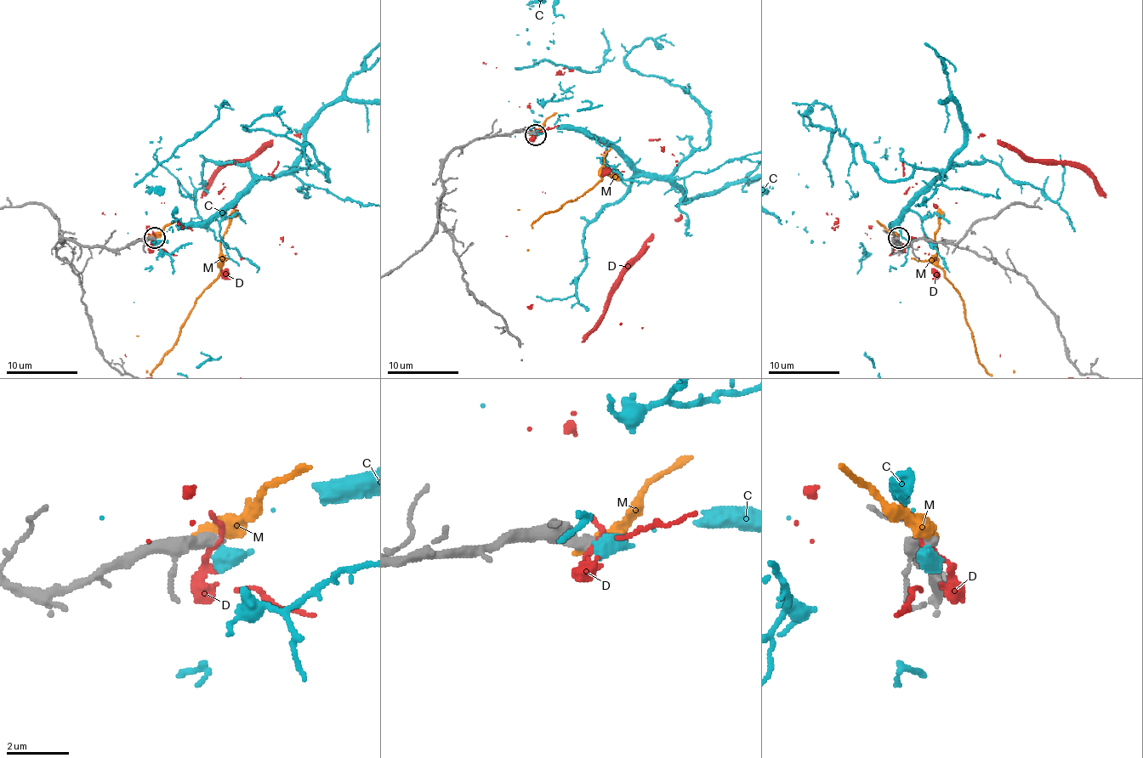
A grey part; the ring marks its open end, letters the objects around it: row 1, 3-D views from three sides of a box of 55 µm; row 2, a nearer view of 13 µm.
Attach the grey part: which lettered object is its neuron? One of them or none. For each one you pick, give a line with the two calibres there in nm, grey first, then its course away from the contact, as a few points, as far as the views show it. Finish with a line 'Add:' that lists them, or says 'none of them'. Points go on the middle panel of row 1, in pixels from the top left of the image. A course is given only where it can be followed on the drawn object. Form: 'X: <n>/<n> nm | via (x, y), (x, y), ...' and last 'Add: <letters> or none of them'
Add: none of them

